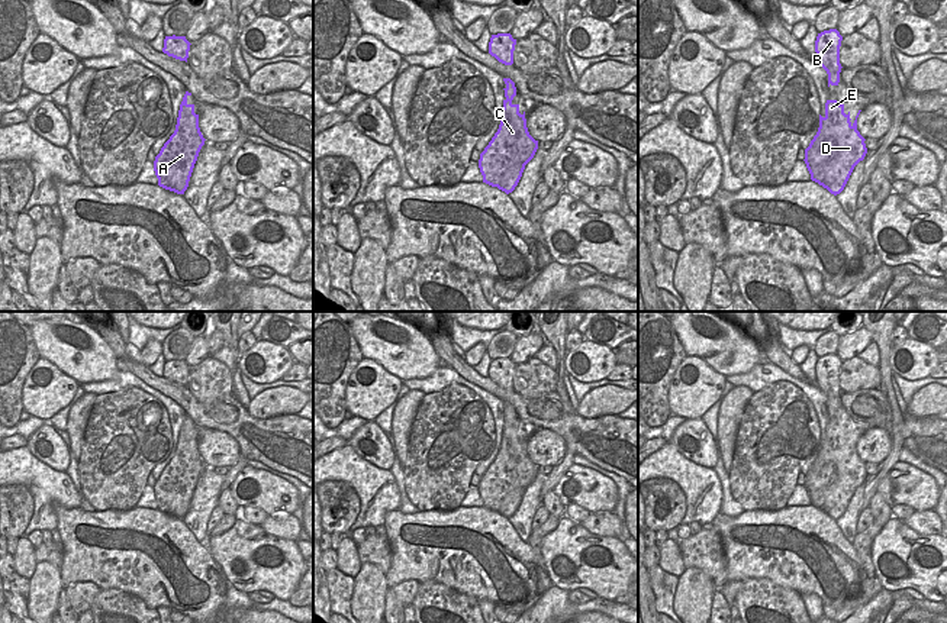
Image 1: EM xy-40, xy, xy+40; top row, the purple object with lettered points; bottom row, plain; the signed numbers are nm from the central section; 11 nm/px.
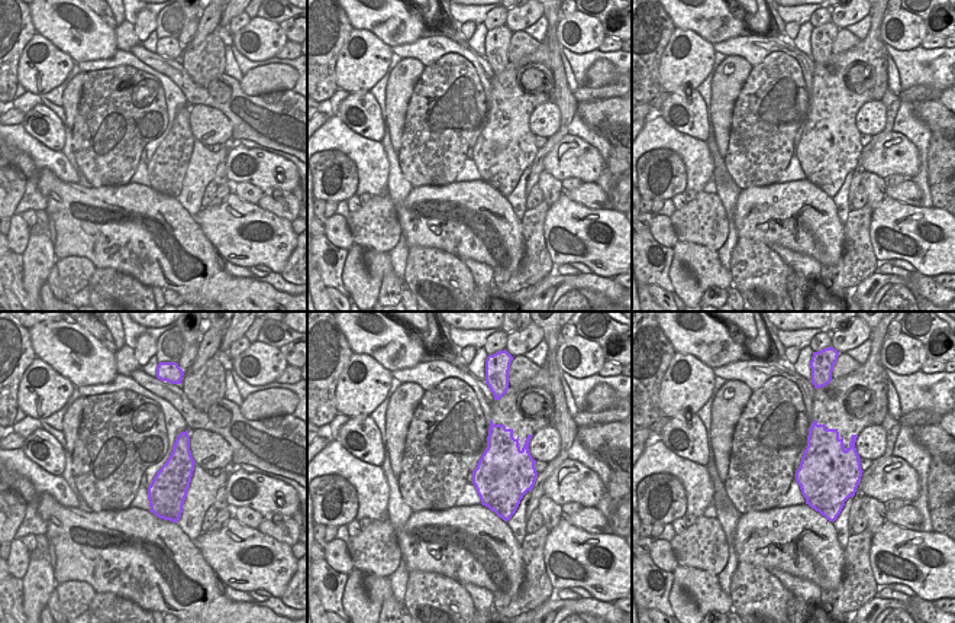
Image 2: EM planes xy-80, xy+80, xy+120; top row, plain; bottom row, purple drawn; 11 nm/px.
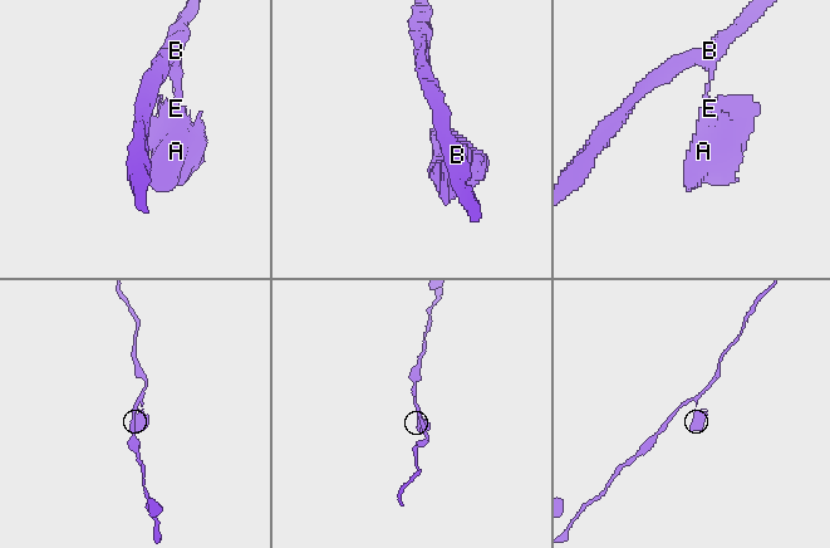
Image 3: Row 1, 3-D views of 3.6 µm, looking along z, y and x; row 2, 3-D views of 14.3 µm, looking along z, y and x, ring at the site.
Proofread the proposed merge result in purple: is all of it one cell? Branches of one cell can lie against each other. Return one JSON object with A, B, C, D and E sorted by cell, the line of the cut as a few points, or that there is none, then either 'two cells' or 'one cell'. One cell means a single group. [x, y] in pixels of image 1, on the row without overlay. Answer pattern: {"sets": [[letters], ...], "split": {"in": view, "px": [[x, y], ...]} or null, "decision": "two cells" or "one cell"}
{"sets": [["A", "B", "C", "D", "E"]], "split": null, "decision": "one cell"}

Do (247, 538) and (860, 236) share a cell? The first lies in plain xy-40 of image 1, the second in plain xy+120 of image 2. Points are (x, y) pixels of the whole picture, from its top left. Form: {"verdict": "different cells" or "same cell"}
{"verdict": "different cells"}

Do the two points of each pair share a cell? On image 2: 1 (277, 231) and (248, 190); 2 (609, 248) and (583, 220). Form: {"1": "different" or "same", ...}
{"1": "different", "2": "same"}

